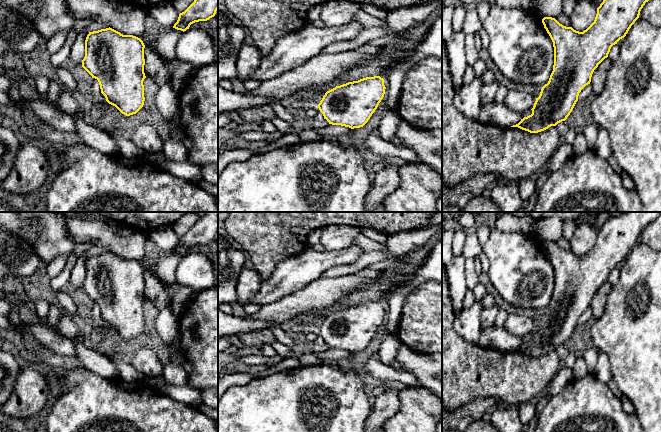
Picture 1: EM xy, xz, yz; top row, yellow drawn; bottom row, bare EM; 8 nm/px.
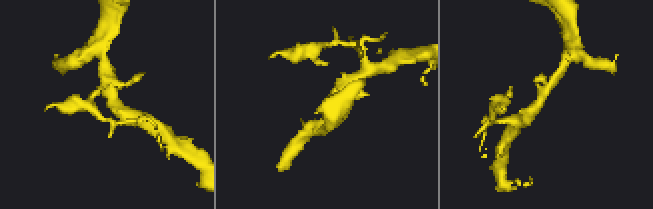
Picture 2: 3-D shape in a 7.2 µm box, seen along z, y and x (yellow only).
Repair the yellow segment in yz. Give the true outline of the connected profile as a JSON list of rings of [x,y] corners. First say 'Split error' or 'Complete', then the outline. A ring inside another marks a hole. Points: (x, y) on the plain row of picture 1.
Complete. [[[625,212],[609,218],[597,232],[594,246],[583,256],[544,241],[542,247],[554,271],[553,295],[536,322],[532,338],[511,351],[538,357],[565,345],[581,314],[590,308],[594,294],[608,281],[611,271],[626,260],[645,227],[659,214]]]

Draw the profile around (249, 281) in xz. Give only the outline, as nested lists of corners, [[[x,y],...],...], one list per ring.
[[[243,268],[236,283],[236,293],[243,305],[252,301],[260,290],[262,278],[254,269]]]

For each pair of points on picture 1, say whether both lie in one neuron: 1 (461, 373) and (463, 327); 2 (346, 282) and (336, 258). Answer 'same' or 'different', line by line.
1: different
2: different

